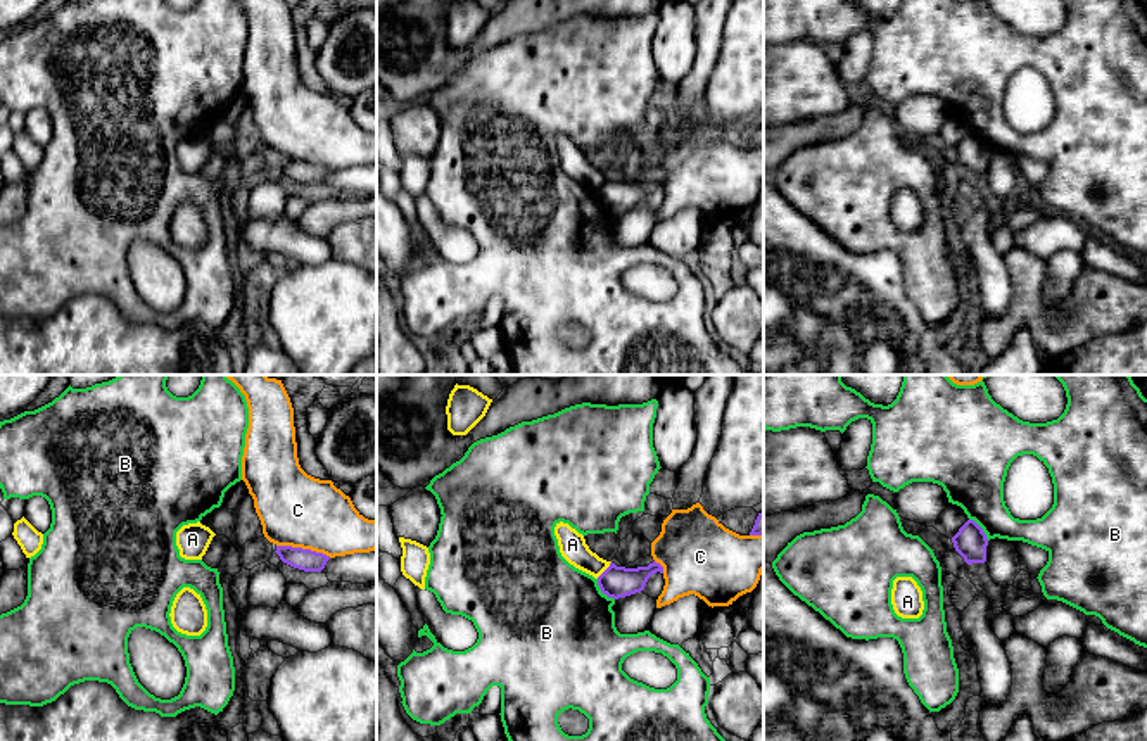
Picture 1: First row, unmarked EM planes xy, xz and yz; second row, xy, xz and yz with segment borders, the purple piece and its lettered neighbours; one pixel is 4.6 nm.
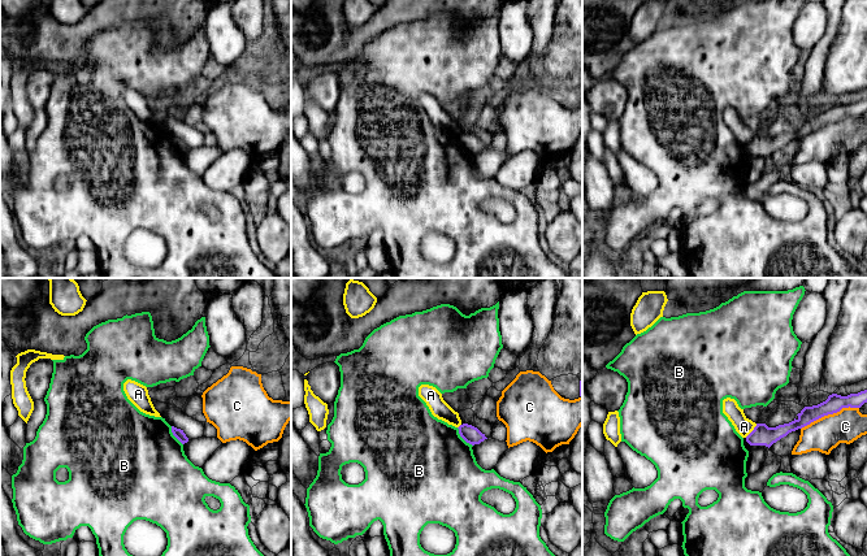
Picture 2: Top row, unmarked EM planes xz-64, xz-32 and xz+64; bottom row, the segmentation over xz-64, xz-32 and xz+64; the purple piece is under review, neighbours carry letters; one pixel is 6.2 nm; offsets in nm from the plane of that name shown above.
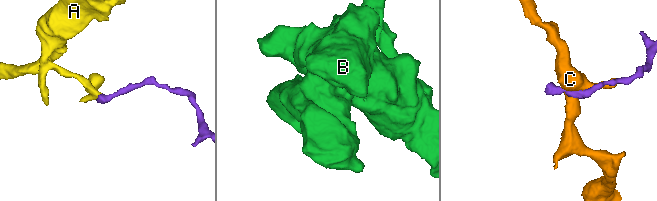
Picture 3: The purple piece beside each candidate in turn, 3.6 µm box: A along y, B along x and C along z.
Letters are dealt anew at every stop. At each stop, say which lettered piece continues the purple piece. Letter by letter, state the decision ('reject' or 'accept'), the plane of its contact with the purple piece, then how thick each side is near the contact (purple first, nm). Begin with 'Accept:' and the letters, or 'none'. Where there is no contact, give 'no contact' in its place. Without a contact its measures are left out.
Accept: none
A: reject | xz | 150/130 nm
B: reject | xz | 150/500 nm
C: reject | xy | 100/340 nm

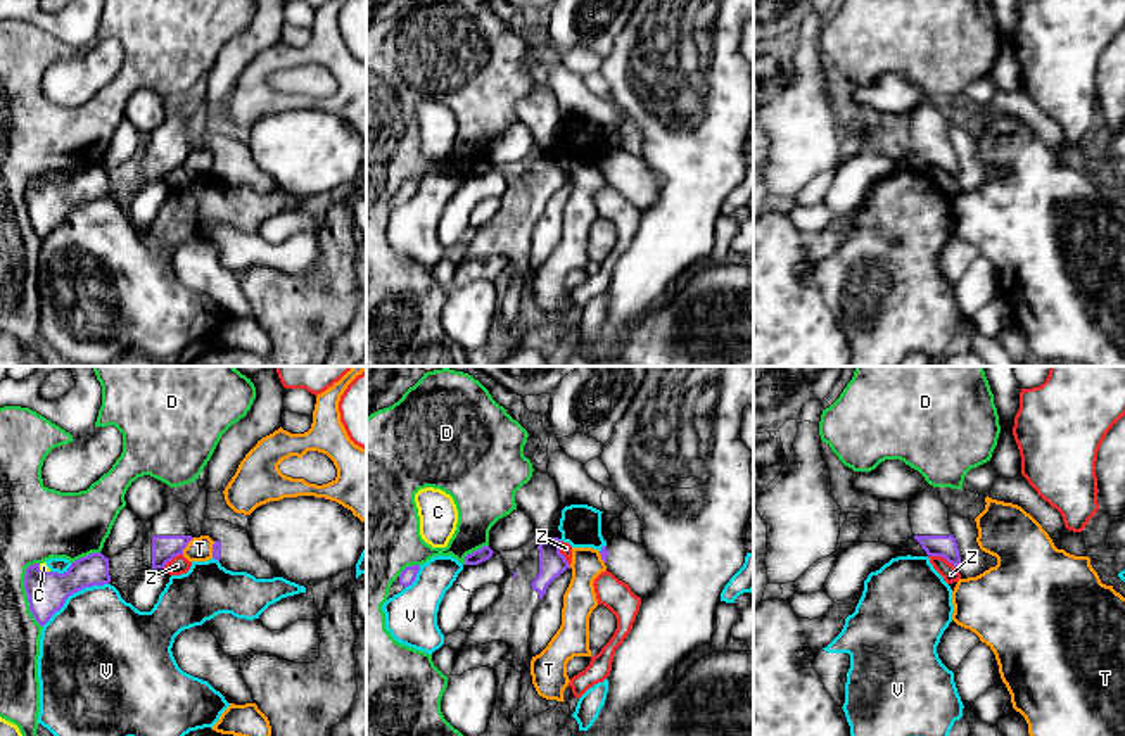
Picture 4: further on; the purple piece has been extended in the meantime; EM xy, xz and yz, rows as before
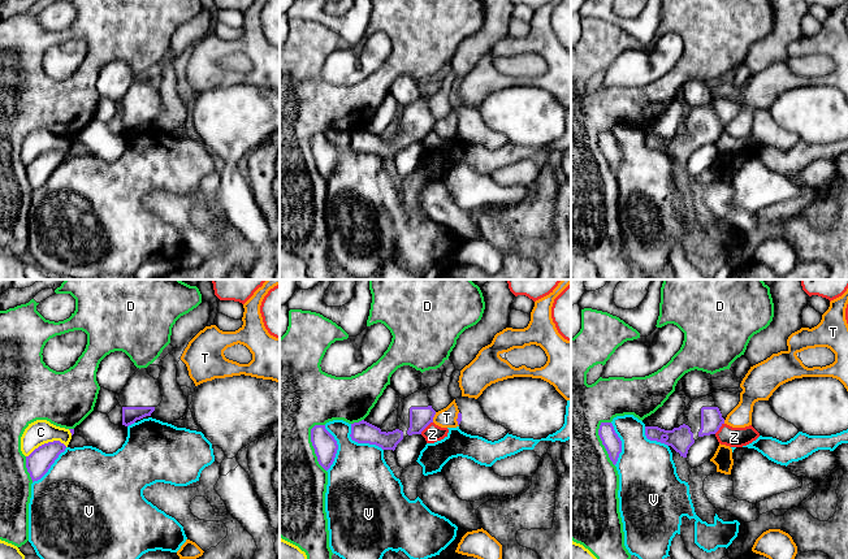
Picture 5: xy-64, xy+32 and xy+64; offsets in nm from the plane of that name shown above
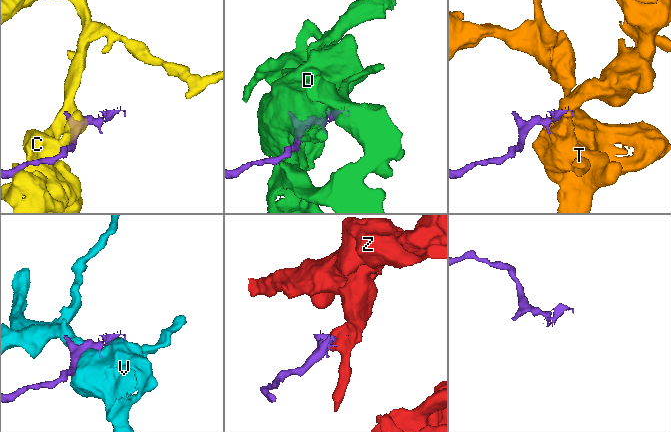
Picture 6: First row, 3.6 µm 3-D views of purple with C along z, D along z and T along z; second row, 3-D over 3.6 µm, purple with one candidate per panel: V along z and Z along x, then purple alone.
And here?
Accept: none
C: reject | xy | 190/40 nm
D: reject | xy | 190/240 nm
T: reject | xy | 120/110 nm
V: reject | xy | 190/460 nm
Z: reject | yz | 110/80 nm

